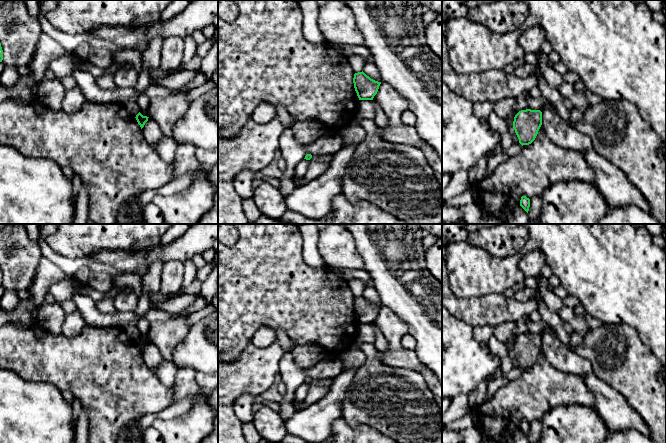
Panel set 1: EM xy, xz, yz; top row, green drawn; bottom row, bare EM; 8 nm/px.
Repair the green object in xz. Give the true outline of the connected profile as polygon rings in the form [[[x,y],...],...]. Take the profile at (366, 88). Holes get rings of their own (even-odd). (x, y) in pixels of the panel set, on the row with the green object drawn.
[[[363,71],[354,74],[353,83],[359,100],[373,100],[381,84],[371,79]]]

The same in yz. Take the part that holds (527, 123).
[[[521,110],[513,121],[513,128],[519,139],[519,143],[523,145],[531,144],[542,125],[542,112],[540,110]]]

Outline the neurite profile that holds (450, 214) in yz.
[[[442,205],[442,221],[445,224],[456,224],[461,219],[463,219],[462,207]]]

